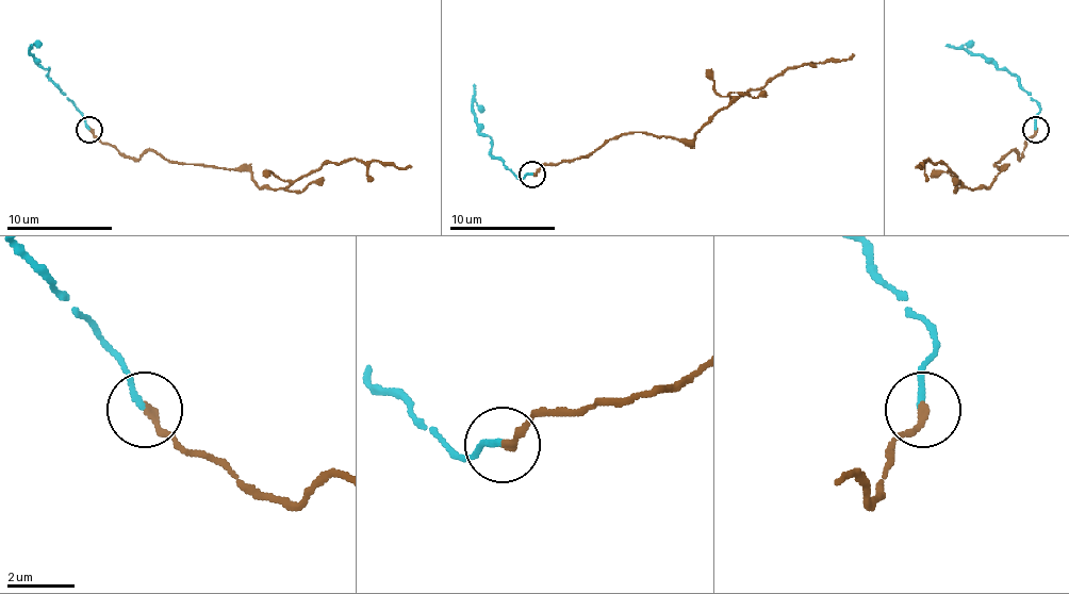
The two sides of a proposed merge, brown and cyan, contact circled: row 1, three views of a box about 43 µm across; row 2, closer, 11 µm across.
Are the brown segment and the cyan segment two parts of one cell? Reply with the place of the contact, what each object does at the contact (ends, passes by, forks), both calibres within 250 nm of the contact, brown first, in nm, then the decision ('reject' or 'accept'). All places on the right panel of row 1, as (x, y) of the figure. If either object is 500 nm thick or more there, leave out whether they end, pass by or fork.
place (1036, 129); brown ends; cyan ends; calibres 190 and 170 nm; reject

